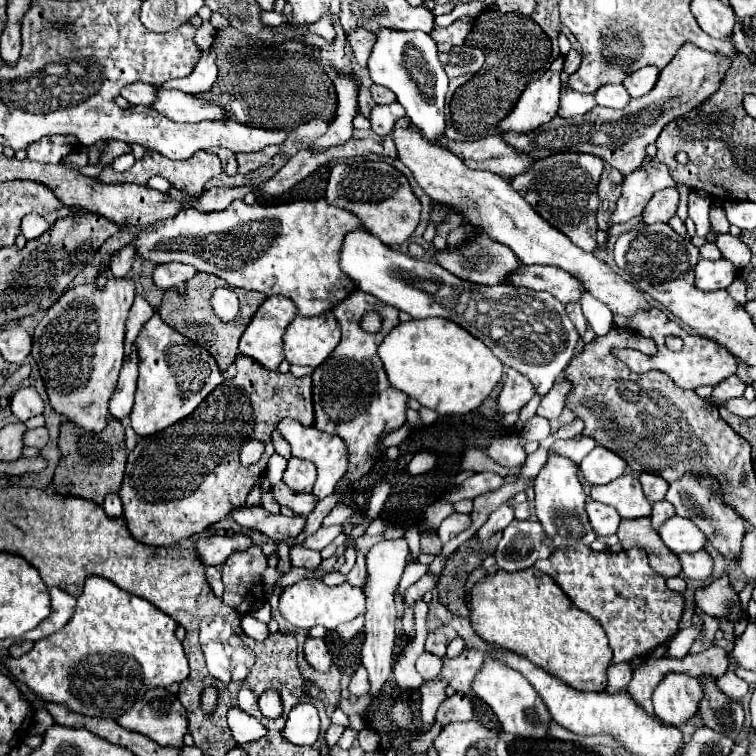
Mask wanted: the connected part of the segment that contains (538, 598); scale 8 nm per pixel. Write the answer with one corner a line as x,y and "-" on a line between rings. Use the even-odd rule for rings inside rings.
535,567
523,571
495,571
471,587
471,627
495,647
507,647
527,655
551,675
557,675
579,691
603,691
607,687
607,667
611,647
601,625
585,611
577,609
563,589

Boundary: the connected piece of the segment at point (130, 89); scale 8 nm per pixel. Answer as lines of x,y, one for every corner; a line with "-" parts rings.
131,83
123,87
121,95
131,103
131,105
153,105
157,99
157,87
149,83

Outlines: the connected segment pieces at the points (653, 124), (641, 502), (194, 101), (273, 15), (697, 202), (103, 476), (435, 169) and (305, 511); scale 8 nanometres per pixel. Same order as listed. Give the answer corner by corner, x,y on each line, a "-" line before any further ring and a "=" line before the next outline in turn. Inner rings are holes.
685,43
673,61
661,71
657,85
643,97
631,99
629,107
625,109
609,109
609,107
595,107
593,111
585,115
575,117
555,117
551,123
545,123
543,127
519,135
519,133
505,133
503,139
511,143
513,147
519,147
521,151
529,153
533,159
543,159
553,153
591,153
601,157
605,163
613,165
623,175
635,171
639,167
639,161
643,161
645,147
649,143
655,143
663,127
685,115
687,111
699,107
705,103
719,87
729,71
733,59
727,55
705,51
693,43
=
621,475
607,485
591,487
591,497
615,507
623,519
637,519
651,513
651,505
643,495
641,483
633,475
=
159,89
159,103
155,103
153,109
167,115
169,119
185,121
185,123
227,121
227,113
219,105
215,105
207,99
195,97
195,95
173,91
173,89
171,91
=
261,10
262,21
268,26
279,26
283,23
292,23
292,13
283,15
274,11
=
691,191
689,193
689,217
695,221
699,237
703,237
711,231
709,205
711,205
711,197
707,195
707,191
=
109,417
107,427
99,433
81,429
75,423
63,419
59,449
61,449
63,459
61,459
61,465
55,469
55,477
53,477
53,485
55,485
57,493
91,499
91,501
103,505
103,499
107,493
119,491
121,481
123,481
125,463
127,463
125,423
121,419
=
403,117
395,125
395,145
399,151
399,161
403,161
411,171
423,191
433,199
463,211
463,219
475,227
483,227
485,233
493,235
499,243
505,243
515,251
515,255
525,265
553,265
565,269
575,279
579,279
585,289
603,301
613,313
633,315
639,307
649,307
643,293
631,283
621,279
605,261
599,261
593,253
587,253
571,243
567,235
549,225
513,187
507,179
491,175
489,171
467,171
463,161
451,151
427,143
417,131
411,131
409,119
=
279,481
273,487
273,493
275,493
277,503
289,507
295,515
309,515
317,505
317,499
313,493
297,493
297,491
289,489
283,481

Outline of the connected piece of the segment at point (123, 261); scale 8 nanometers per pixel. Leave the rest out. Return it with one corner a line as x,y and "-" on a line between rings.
125,245
119,251
113,253
111,263
109,263
109,271
113,277
127,277
131,265
135,259
135,247
133,245

